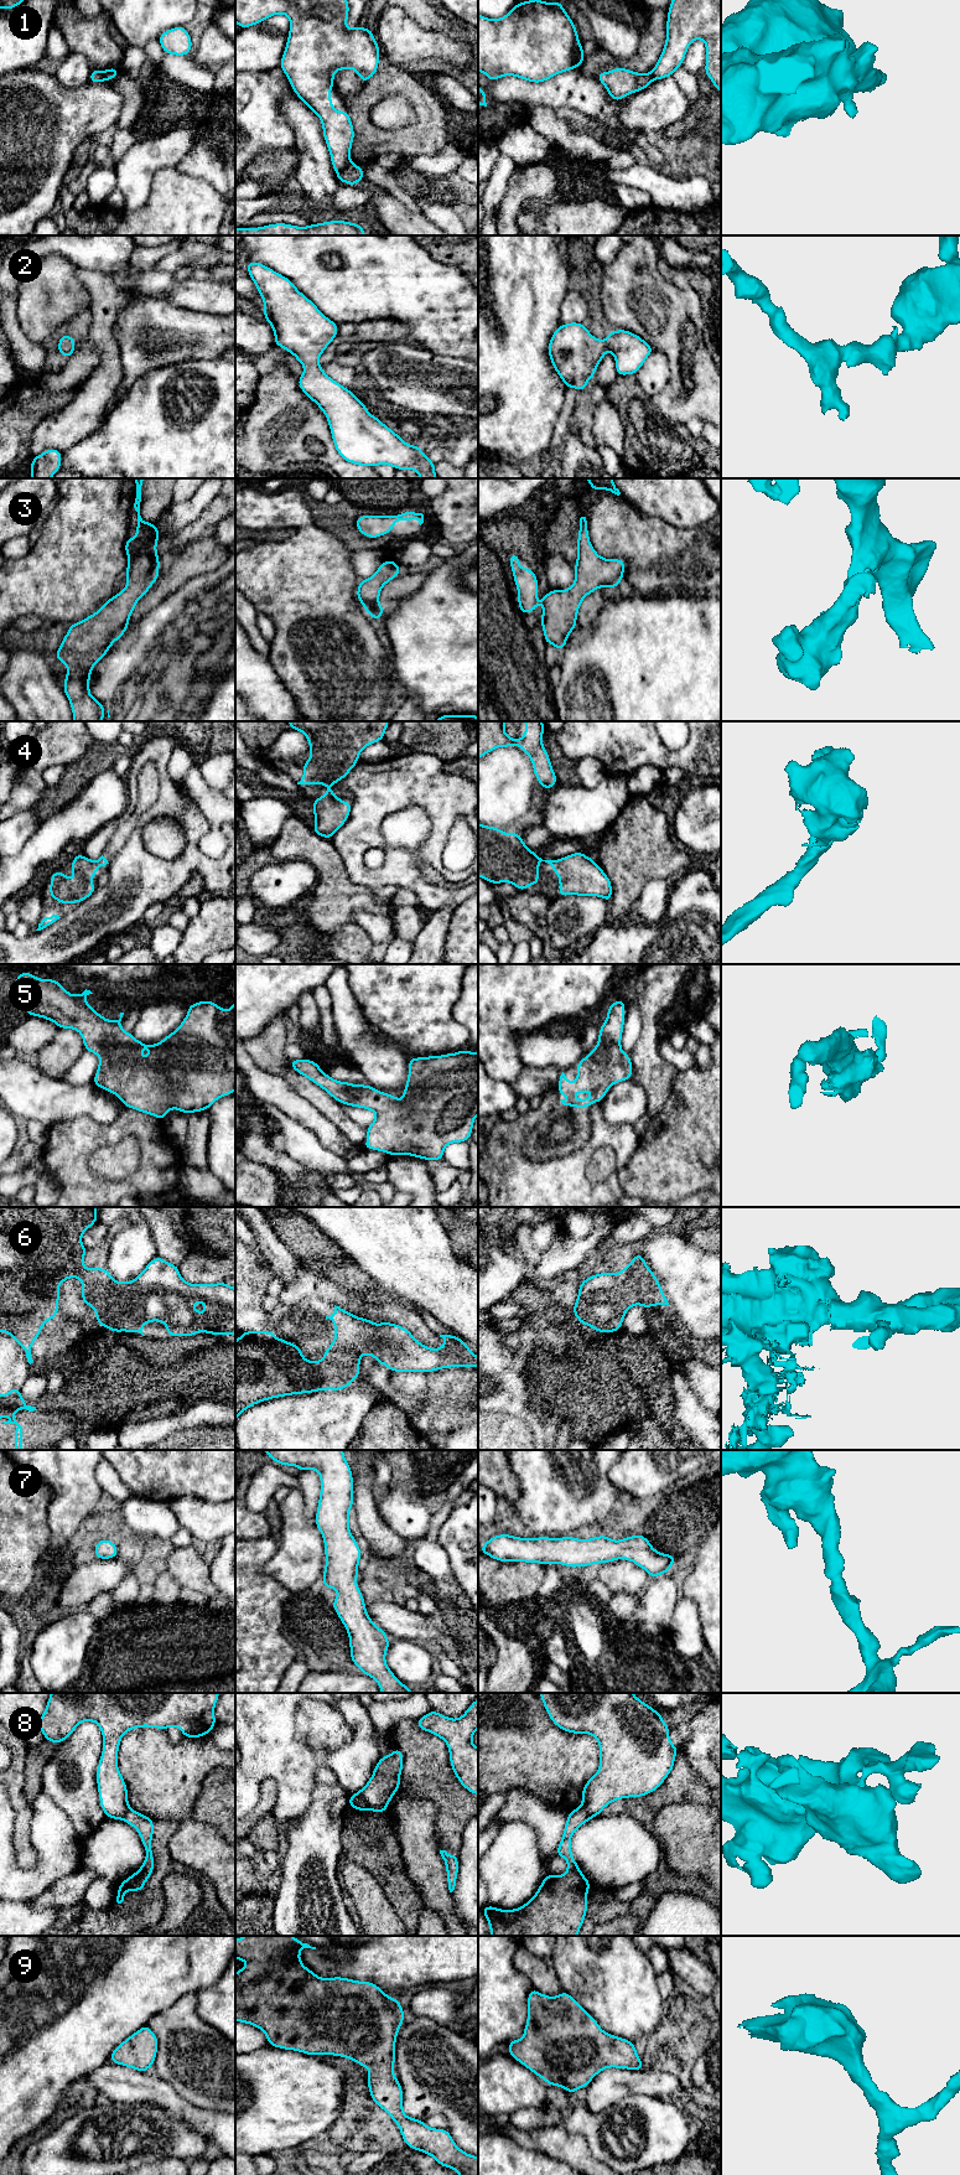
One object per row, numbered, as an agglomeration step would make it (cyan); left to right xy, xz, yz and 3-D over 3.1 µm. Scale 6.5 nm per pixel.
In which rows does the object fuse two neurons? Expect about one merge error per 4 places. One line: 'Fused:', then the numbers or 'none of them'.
Fused: 1, 6, 8

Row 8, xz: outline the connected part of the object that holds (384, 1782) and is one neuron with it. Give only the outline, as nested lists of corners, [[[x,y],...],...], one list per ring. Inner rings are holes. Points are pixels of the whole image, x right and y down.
[[[395,1746],[390,1755],[379,1759],[368,1783],[358,1791],[370,1811],[385,1813],[394,1793],[400,1788],[403,1760],[403,1752]]]

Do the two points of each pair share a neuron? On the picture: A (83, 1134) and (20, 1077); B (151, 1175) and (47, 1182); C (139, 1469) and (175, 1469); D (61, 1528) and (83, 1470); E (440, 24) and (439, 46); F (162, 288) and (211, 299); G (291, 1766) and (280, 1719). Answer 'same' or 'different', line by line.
A: different
B: different
C: same
D: same
E: different
F: same
G: same

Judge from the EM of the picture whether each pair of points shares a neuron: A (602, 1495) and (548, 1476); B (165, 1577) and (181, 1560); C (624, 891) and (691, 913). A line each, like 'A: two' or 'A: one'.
A: one
B: two
C: two

